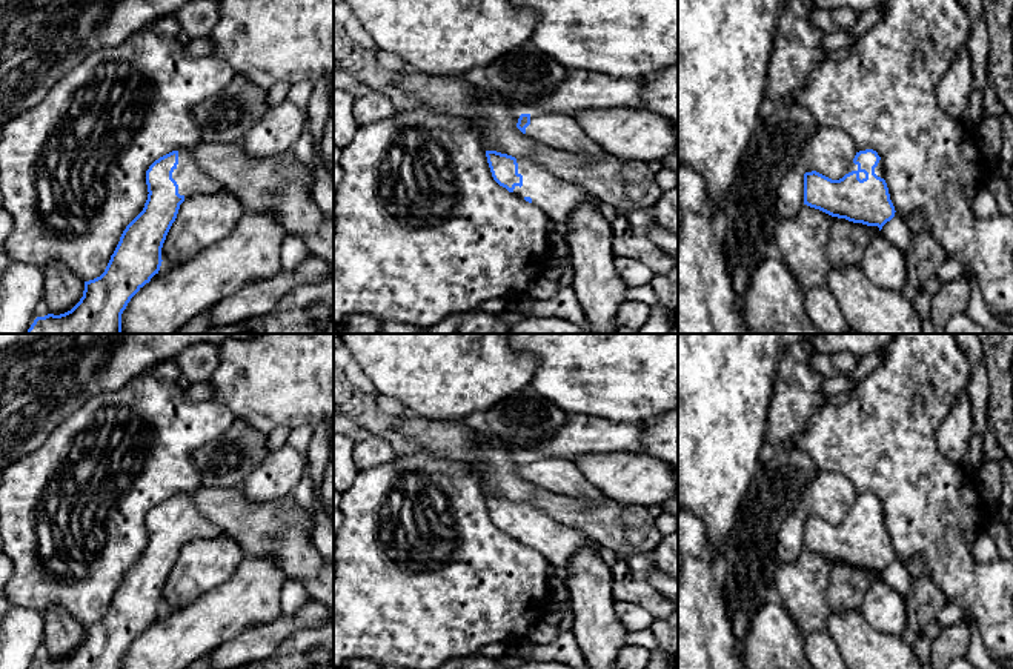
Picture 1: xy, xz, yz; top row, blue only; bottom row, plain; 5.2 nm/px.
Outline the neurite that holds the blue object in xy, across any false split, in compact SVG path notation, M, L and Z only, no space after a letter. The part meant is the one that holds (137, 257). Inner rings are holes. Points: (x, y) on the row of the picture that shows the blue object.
M188 148L155 160L146 171L146 185L149 194L144 208L123 231L105 272L85 281L83 297L71 311L37 317L26 334L121 334L121 314L128 303L160 271L161 248L180 205L189 197L221 189L221 185L198 166Z

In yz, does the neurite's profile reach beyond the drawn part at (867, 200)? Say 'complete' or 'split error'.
split error

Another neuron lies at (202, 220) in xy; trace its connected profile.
M226 189L184 198L161 248L161 260L171 265L191 260L226 238L246 209Z

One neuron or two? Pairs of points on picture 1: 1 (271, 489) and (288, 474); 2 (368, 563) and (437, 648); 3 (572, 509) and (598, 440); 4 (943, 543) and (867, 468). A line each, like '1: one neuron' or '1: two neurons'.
1: one neuron
2: one neuron
3: two neurons
4: one neuron

